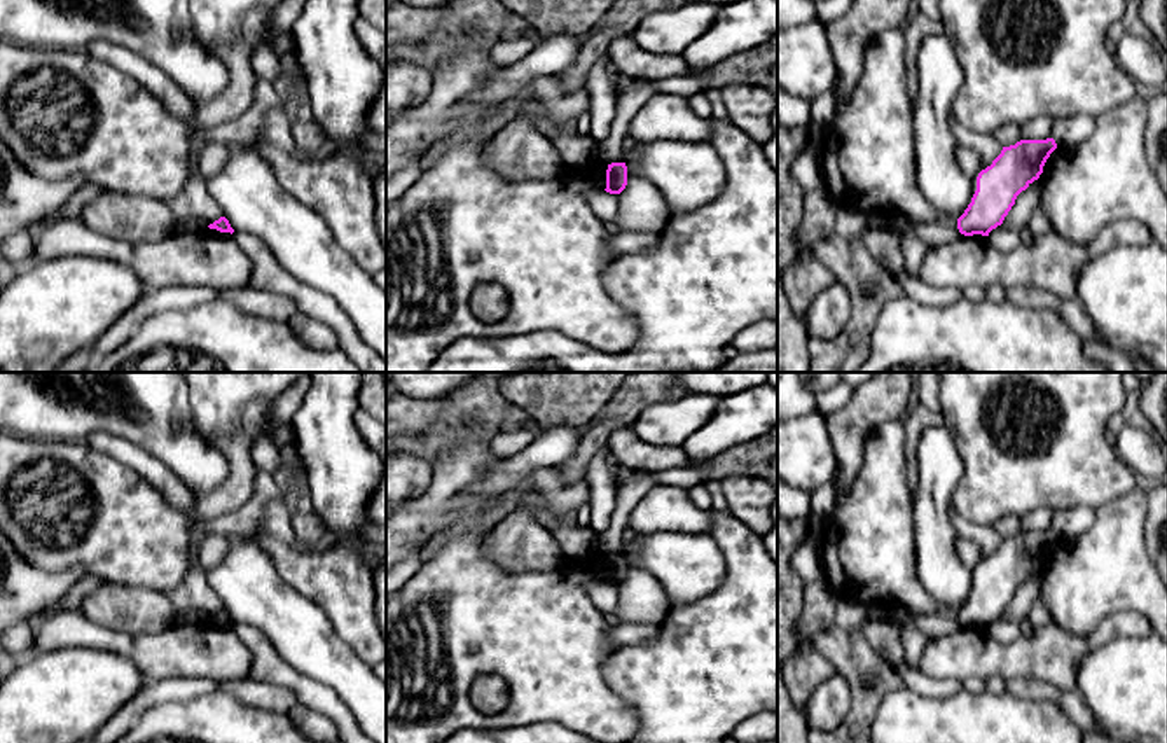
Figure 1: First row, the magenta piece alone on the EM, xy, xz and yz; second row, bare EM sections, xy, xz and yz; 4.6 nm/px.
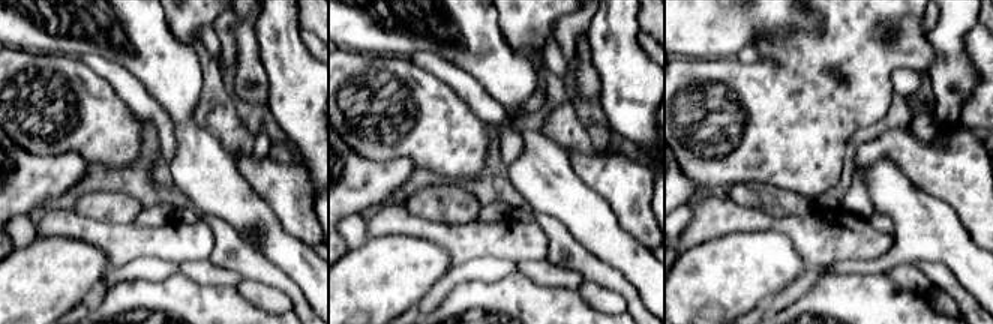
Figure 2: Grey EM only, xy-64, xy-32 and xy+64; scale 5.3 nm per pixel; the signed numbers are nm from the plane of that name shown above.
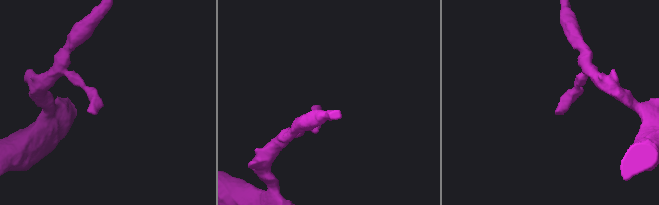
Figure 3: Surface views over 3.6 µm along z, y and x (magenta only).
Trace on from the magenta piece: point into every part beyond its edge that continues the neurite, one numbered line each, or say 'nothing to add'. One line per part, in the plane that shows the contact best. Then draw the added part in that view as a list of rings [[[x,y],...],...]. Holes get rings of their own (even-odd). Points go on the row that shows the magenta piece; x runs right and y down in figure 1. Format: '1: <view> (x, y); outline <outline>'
nothing to add

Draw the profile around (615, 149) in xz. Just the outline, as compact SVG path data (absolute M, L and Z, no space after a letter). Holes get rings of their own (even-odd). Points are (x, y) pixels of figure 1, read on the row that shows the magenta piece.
M632 80L624 94L617 100L617 117L606 142L597 147L597 157L604 164L625 163L631 142L627 129L638 110L653 96L660 94L659 89L648 80Z

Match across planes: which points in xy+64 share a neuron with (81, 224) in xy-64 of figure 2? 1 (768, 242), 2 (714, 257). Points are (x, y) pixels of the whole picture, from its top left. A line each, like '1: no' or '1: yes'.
1: no
2: no

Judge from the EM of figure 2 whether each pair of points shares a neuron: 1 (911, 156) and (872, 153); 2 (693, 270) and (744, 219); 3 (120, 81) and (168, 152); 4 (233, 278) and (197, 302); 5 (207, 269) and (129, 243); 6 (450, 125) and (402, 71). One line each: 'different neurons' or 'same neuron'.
1: same neuron
2: different neurons
3: same neuron
4: different neurons
5: different neurons
6: same neuron

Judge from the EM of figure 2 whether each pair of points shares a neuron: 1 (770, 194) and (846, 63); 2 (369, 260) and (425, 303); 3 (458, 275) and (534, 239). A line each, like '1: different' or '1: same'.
1: different
2: different
3: different

